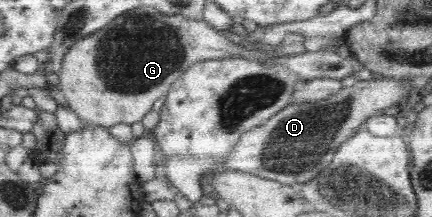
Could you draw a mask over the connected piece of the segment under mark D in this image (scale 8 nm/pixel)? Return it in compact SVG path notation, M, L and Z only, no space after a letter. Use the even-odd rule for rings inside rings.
M392 78L359 80L327 99L291 103L255 129L245 132L229 153L223 167L278 181L283 185L303 187L329 167L339 145L363 129L369 118L401 101L413 88L410 81Z

